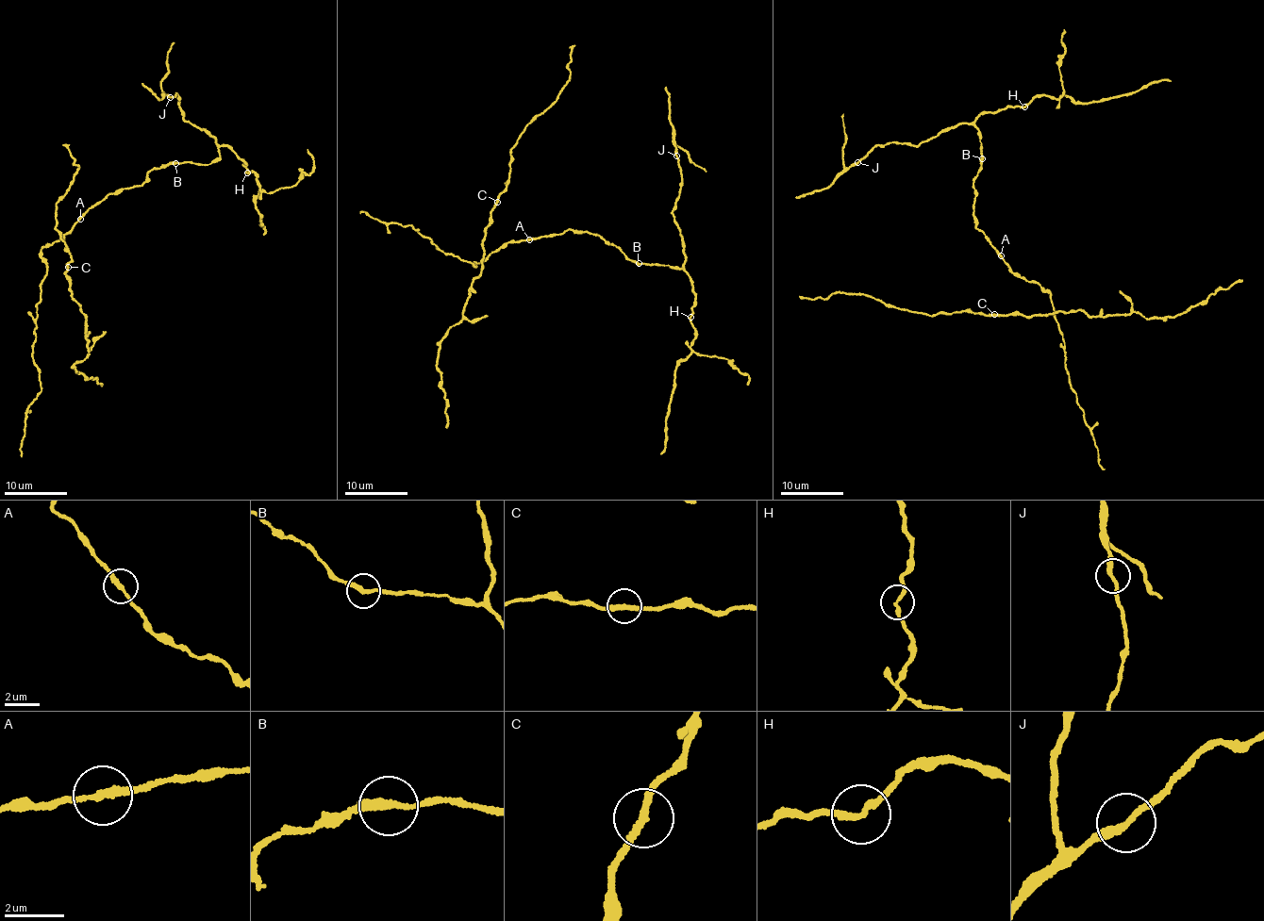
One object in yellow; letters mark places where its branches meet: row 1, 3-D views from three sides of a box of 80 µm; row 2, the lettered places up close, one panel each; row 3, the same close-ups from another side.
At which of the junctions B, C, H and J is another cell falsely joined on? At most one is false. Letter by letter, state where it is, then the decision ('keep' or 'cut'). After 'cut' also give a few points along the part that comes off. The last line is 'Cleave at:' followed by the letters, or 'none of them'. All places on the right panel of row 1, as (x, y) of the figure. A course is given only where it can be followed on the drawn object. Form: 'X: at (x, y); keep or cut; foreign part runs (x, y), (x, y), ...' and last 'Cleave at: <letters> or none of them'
B: at (982, 158); keep
C: at (994, 314); keep
H: at (1024, 106); keep
J: at (857, 162); keep
Cleave at: none of them

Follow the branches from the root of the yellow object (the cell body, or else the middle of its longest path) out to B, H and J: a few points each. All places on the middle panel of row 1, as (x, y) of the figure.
B: (530, 239), (573, 229), (588, 231), (596, 234), (607, 244), (614, 245), (638, 263)
H: (530, 239), (573, 229), (588, 231), (638, 263), (682, 269), (696, 296), (690, 317)
J: (530, 239), (573, 229), (588, 231), (638, 263), (680, 269), (685, 249), (673, 214), (681, 181), (676, 156)

